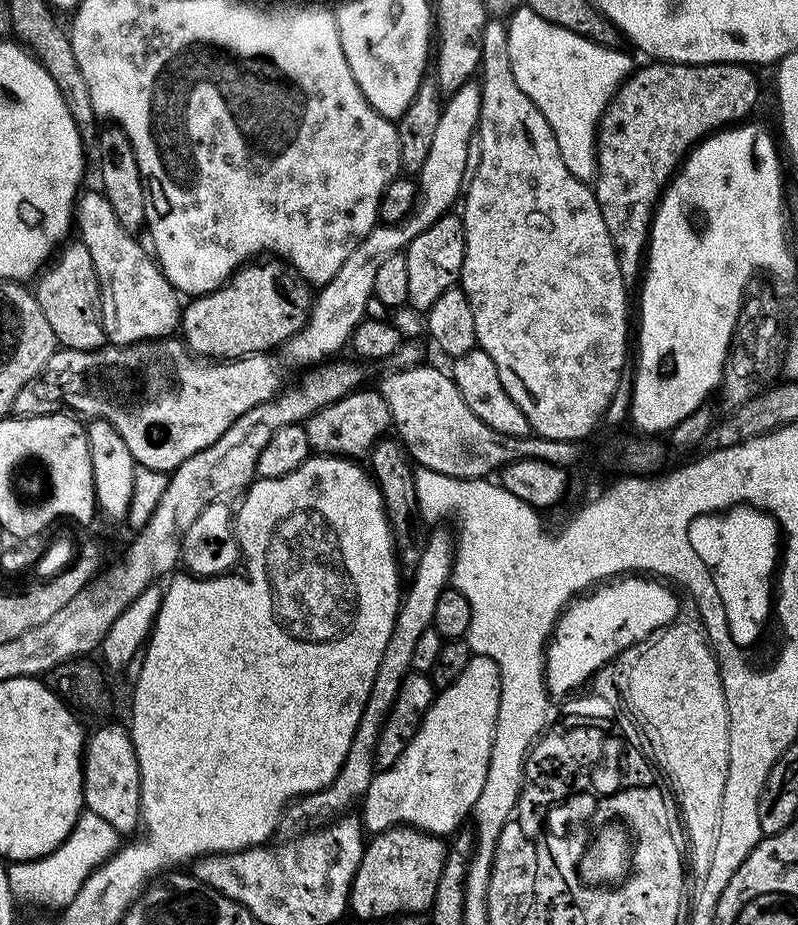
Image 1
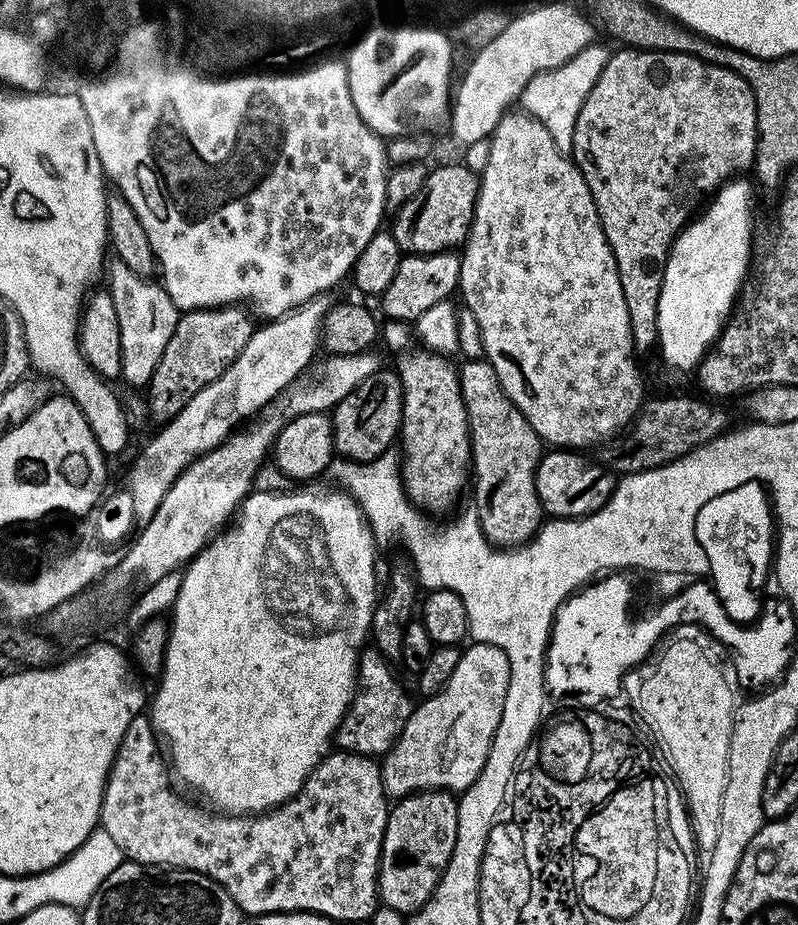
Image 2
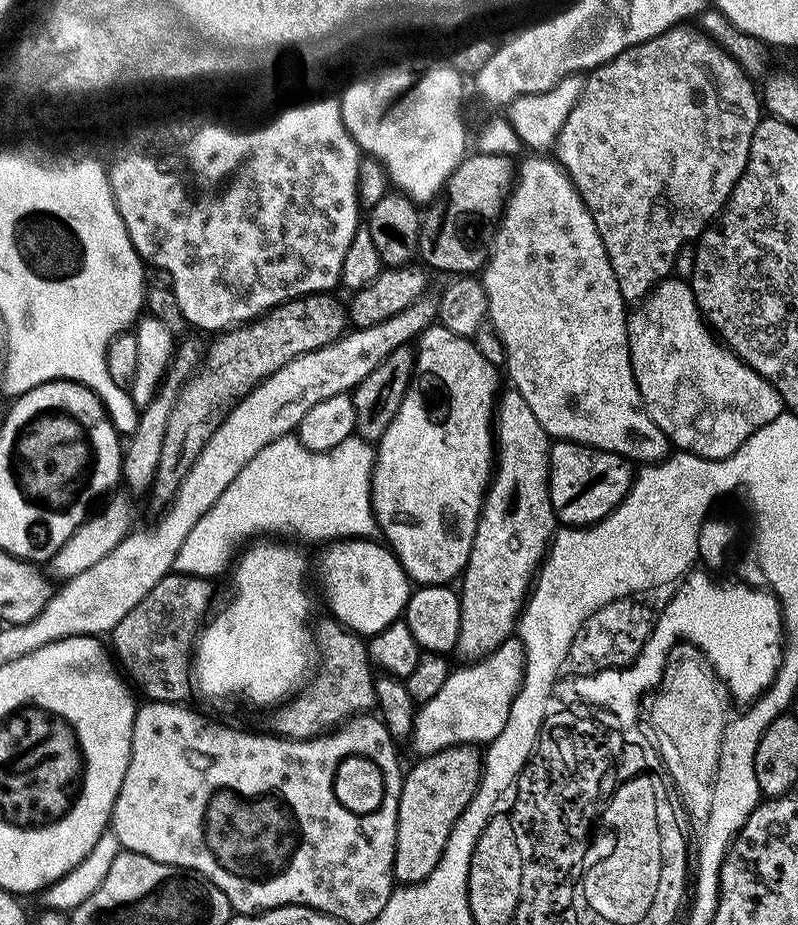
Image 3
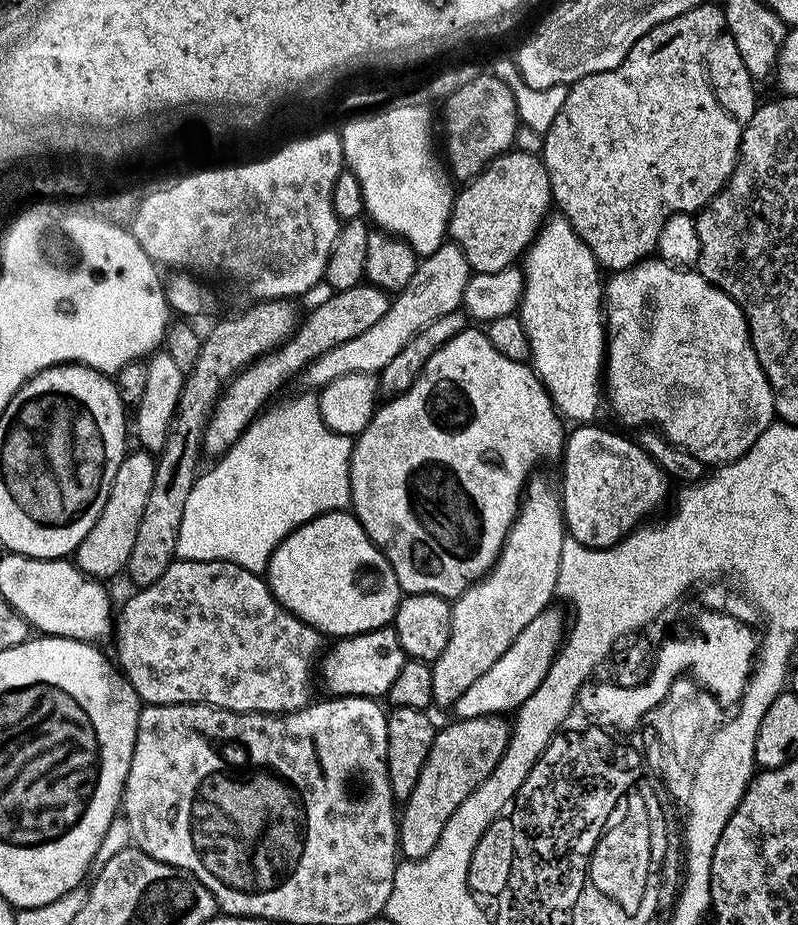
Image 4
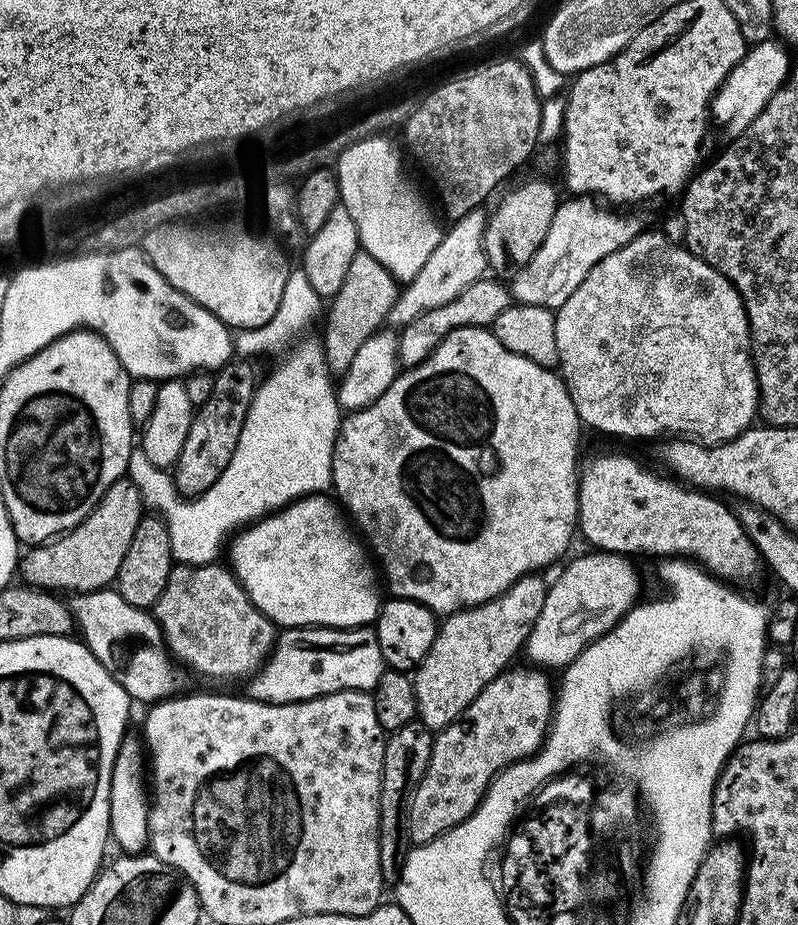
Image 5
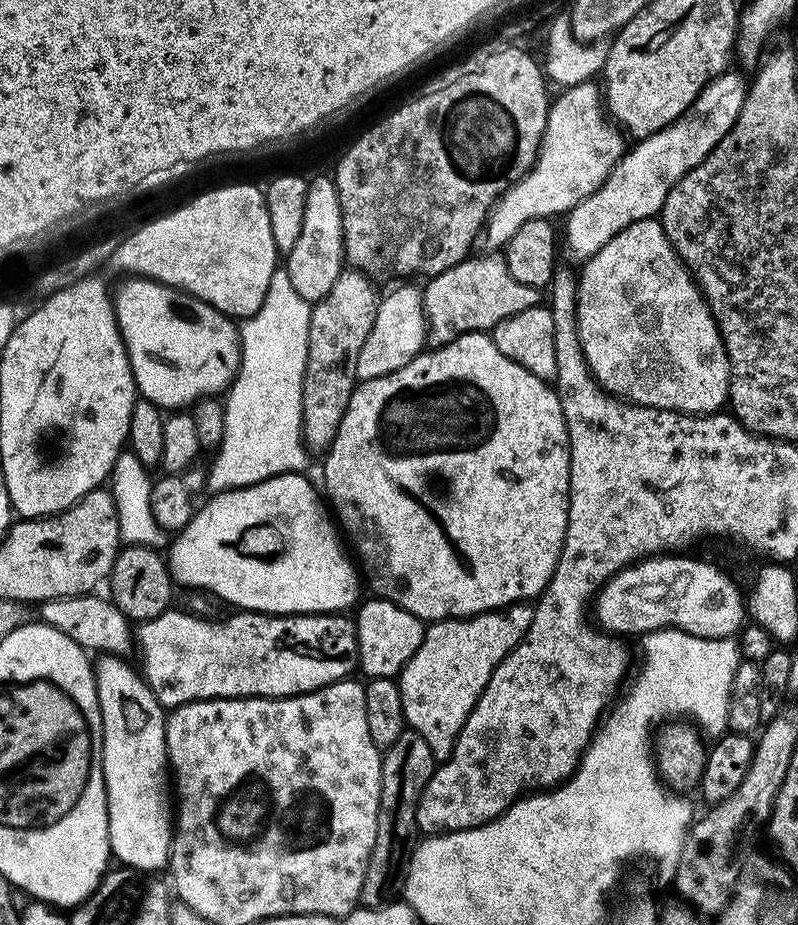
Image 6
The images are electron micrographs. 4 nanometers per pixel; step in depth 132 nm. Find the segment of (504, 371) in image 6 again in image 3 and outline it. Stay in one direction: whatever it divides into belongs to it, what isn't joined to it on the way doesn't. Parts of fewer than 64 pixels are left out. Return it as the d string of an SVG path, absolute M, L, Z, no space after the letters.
M434 322L426 331L420 333L414 344L414 357L412 381L408 383L408 389L402 398L402 406L398 406L398 414L394 414L390 426L386 426L386 434L382 434L382 438L375 445L376 465L372 471L372 513L376 515L379 535L385 536L383 539L387 547L392 549L398 562L404 567L404 573L408 575L409 581L420 586L426 584L448 586L453 583L452 579L455 576L457 579L468 565L470 550L474 546L474 534L478 530L480 511L484 508L484 493L488 491L494 471L494 409L498 399L498 387L496 388L498 368L497 365L486 362L486 358L482 358L482 354L469 337L454 334L439 322Z

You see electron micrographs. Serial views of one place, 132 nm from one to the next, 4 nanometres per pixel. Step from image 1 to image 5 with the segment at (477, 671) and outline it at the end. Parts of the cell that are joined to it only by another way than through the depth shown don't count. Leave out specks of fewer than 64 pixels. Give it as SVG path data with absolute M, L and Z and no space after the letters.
M599 550L589 553L570 561L561 570L560 577L548 584L542 614L538 614L538 622L534 622L526 645L526 656L528 652L532 659L529 661L541 669L567 668L582 654L584 647L606 635L641 599L640 572L629 557Z

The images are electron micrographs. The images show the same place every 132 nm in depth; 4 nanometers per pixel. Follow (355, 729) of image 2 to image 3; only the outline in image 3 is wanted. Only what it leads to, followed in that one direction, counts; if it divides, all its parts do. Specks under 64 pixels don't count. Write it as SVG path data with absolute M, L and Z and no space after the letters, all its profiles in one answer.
M335 618L327 619L317 621L314 626L314 644L319 659L320 656L324 659L324 669L320 673L317 671L307 687L297 692L293 699L275 709L276 721L271 731L286 740L312 740L315 736L324 736L353 716L371 713L376 707L377 677L372 676L374 665L365 637L344 627Z

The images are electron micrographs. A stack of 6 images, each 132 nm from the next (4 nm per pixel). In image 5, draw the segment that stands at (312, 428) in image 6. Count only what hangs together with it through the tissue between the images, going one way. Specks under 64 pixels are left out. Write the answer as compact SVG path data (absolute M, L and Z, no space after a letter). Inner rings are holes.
M358 251L350 262L350 270L346 270L346 279L338 286L338 294L330 297L324 320L324 350L325 362L332 374L342 374L354 362L362 342L385 327L390 310L399 298L402 288L398 281L374 258L374 254ZM328 312L328 317L327 316Z

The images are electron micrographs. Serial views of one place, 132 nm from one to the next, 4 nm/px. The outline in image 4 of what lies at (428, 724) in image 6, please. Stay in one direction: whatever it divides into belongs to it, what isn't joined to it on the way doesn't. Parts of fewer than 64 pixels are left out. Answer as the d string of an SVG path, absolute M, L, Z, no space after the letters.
M539 475L525 487L520 502L520 510L516 514L516 520L513 522L512 528L508 531L508 537L504 540L504 545L500 551L500 556L496 560L496 565L494 565L483 578L469 586L462 595L455 597L455 599L451 601L452 621L450 622L450 642L446 642L446 650L442 650L440 657L438 657L437 660L431 661L432 677L434 678L432 703L437 709L439 707L451 709L453 705L455 705L456 700L462 698L462 694L466 694L466 689L468 689L473 682L478 682L478 678L482 678L482 674L486 674L486 670L490 670L490 666L494 666L494 662L498 662L498 658L502 658L502 654L506 654L506 650L510 650L514 638L518 638L518 634L522 634L522 630L526 630L526 626L530 626L530 622L534 622L534 618L538 618L538 614L542 614L553 603L554 597L556 596L556 587L558 586L558 566L562 566L562 542L566 539L564 510L562 507L562 497L558 491L557 485L553 483L553 481L551 484L544 476L538 476Z

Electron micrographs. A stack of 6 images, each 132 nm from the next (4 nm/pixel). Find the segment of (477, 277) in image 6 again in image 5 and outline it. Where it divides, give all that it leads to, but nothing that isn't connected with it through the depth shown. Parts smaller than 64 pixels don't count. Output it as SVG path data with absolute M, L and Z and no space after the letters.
M481 278L476 280L454 302L446 302L446 306L434 306L434 310L426 310L414 322L403 325L399 329L398 339L396 341L396 353L400 359L401 365L405 369L413 368L421 364L427 356L438 347L445 338L447 338L454 328L483 328L490 326L502 310L506 310L510 303L510 292L507 287L504 288L496 280Z

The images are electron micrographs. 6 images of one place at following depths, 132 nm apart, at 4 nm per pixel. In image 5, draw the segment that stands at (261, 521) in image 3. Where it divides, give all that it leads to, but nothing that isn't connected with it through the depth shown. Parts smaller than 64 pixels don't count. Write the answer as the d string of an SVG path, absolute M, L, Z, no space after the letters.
M304 340L272 373L265 375L256 386L242 434L238 434L238 446L222 470L222 478L214 482L202 495L192 498L181 498L172 481L171 471L154 466L150 458L139 450L133 450L128 463L127 479L138 486L145 509L163 520L170 536L173 561L182 564L210 564L229 543L230 537L237 530L267 516L269 512L279 512L293 500L303 496L324 494L332 488L332 459L336 436L340 433L342 409L336 400L336 388L333 375L325 362L324 350L319 343Z

